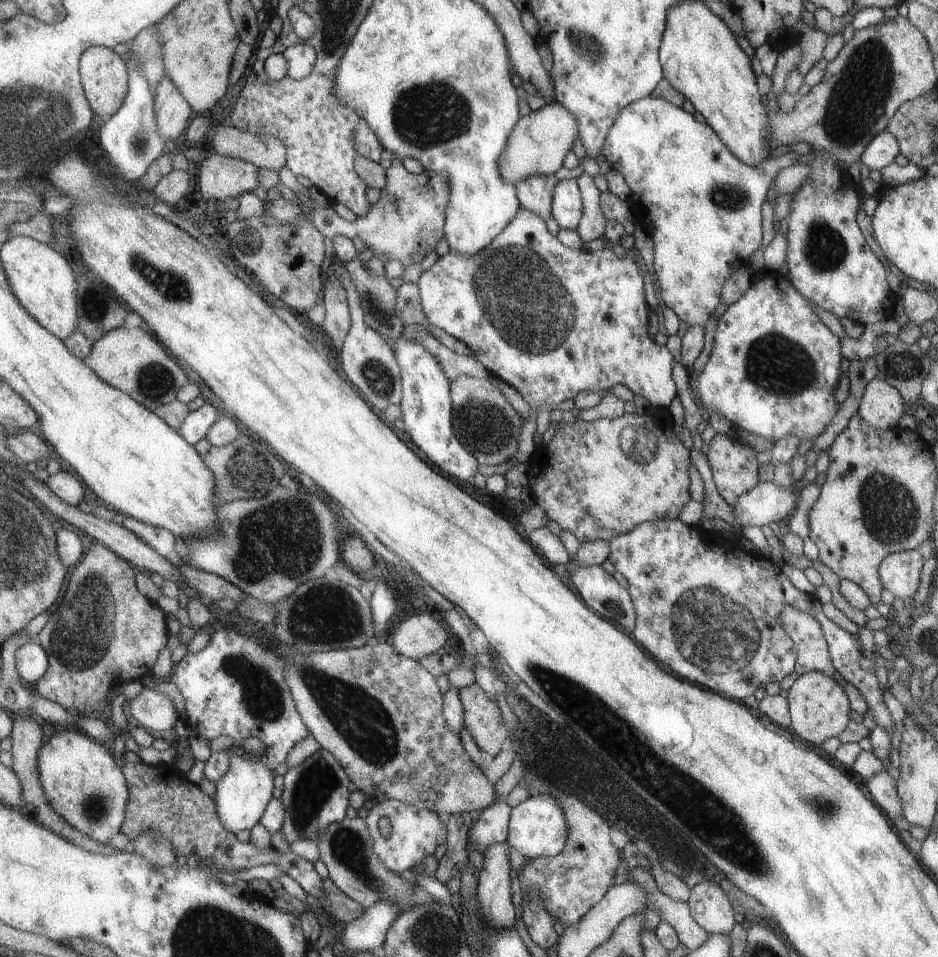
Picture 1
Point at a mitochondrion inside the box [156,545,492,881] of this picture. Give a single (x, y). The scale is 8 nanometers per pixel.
(361, 720)

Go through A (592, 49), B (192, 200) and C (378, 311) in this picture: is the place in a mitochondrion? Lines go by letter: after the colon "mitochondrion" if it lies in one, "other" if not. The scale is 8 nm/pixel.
A: mitochondrion
B: other
C: mitochondrion

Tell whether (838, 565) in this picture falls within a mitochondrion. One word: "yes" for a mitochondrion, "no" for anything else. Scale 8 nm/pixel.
no

